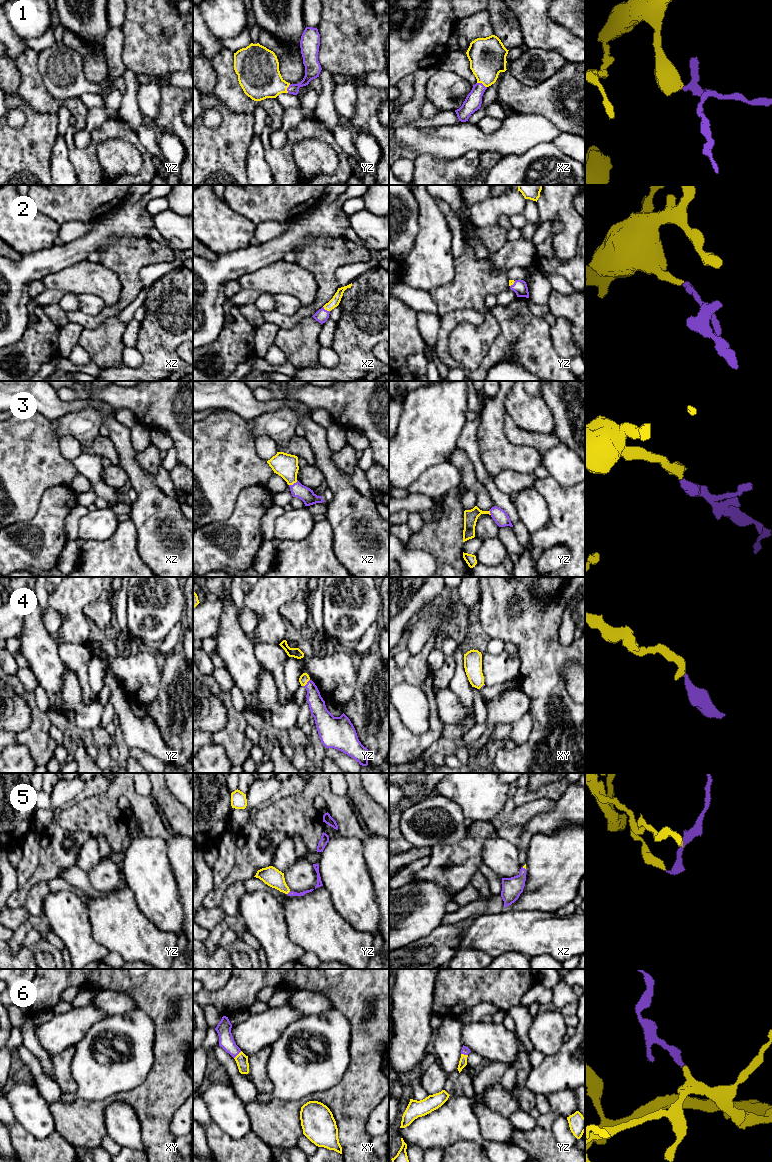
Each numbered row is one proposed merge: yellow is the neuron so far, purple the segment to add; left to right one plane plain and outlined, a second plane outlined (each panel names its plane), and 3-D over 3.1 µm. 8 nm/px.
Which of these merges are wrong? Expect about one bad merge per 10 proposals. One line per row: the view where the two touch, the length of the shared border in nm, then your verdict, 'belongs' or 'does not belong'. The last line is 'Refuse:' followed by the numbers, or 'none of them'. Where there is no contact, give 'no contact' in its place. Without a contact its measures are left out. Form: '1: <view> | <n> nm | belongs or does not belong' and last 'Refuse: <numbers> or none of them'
1: xz | 90 nm | belongs
2: xz | 70 nm | belongs
3: xz | 80 nm | belongs
4: yz | 80 nm | belongs
5: yz | 40 nm | belongs
6: xy | 90 nm | belongs
Refuse: none of them

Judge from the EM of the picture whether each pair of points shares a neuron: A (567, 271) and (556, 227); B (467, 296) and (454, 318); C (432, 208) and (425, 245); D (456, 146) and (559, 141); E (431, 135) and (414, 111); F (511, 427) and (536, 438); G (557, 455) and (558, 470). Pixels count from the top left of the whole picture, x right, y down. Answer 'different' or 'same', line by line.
A: same
B: different
C: same
D: different
E: different
F: same
G: same

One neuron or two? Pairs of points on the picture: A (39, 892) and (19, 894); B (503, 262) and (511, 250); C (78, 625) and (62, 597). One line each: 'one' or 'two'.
A: two
B: one
C: one

